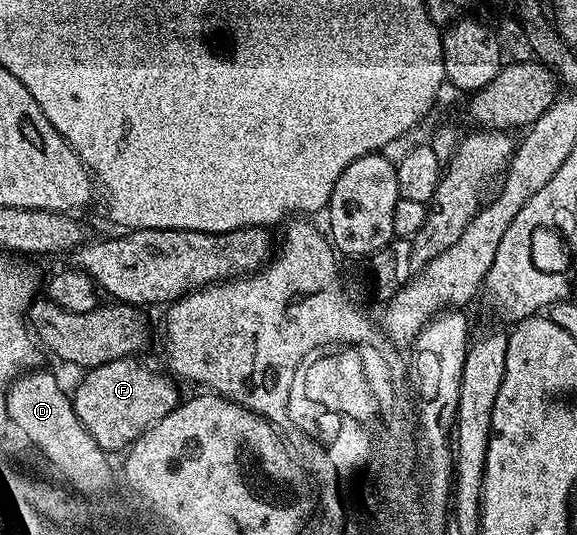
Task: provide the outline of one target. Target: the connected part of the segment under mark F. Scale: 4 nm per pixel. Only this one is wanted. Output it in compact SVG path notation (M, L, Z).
M122 358L86 371L77 389L72 389L75 414L95 443L101 445L106 453L113 454L116 448L128 449L148 428L159 423L177 407L177 388L172 384L174 381L162 372L144 368L137 358Z

